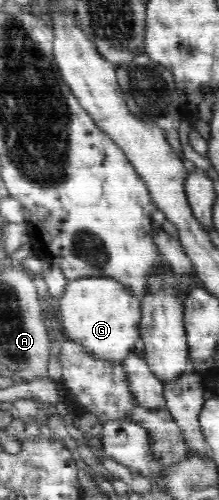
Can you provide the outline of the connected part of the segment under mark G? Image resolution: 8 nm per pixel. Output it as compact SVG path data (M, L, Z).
M108 277L67 281L59 298L58 318L63 332L98 360L123 362L141 338L141 301L126 285Z

